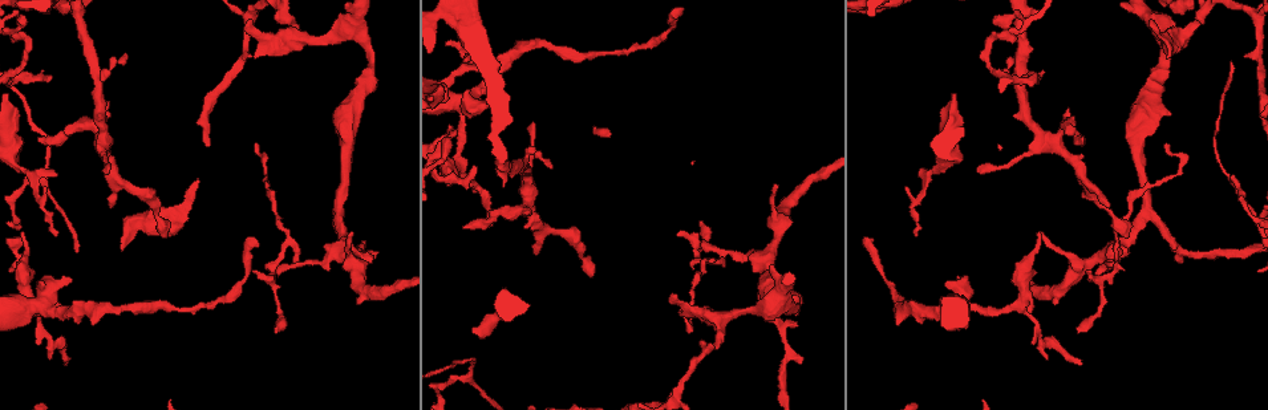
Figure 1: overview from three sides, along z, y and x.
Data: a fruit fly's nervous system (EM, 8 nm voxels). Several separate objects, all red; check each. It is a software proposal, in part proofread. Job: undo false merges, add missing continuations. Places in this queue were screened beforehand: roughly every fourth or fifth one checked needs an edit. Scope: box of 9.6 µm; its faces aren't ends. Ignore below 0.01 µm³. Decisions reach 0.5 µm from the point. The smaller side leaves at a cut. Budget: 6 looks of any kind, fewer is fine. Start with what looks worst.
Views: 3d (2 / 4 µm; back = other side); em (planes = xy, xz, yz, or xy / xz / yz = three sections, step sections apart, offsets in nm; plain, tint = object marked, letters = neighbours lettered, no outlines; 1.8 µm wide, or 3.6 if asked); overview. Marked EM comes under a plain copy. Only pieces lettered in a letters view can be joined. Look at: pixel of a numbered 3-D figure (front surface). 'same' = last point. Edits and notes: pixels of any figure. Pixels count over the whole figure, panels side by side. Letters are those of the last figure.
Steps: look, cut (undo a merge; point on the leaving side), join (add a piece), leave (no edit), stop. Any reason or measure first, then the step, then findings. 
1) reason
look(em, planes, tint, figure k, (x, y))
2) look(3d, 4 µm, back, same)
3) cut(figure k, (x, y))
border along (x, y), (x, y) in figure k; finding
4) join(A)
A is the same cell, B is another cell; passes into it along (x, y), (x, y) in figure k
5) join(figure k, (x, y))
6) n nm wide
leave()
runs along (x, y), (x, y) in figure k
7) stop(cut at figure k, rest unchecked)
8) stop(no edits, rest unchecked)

free end
look(em, xy, step 4, letters, figure 1, (477, 167))

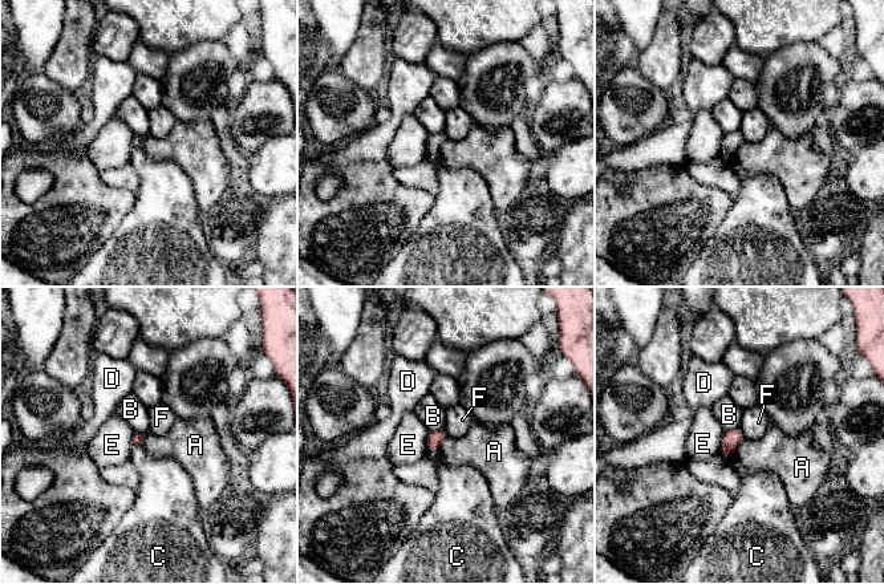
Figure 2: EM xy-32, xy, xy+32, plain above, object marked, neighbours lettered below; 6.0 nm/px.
leave()
A, B, C, D, E and F are other cells; no lettered piece goes on from it

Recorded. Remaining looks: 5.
an open end
look(3d, 2 µm, figure 1, (1084, 138))

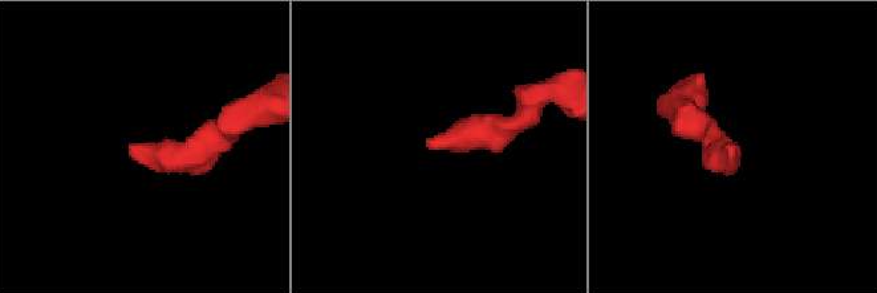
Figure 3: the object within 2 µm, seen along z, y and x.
look(em, yz, step 4, tint, figure 3, (732, 147))

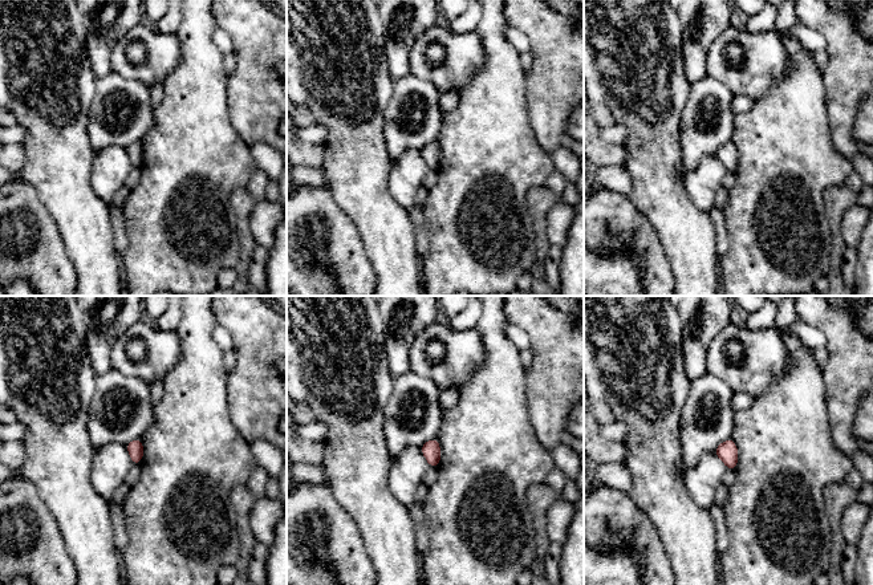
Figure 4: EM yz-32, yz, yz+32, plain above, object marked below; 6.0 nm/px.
look(em, yz, step 4, letters, same)

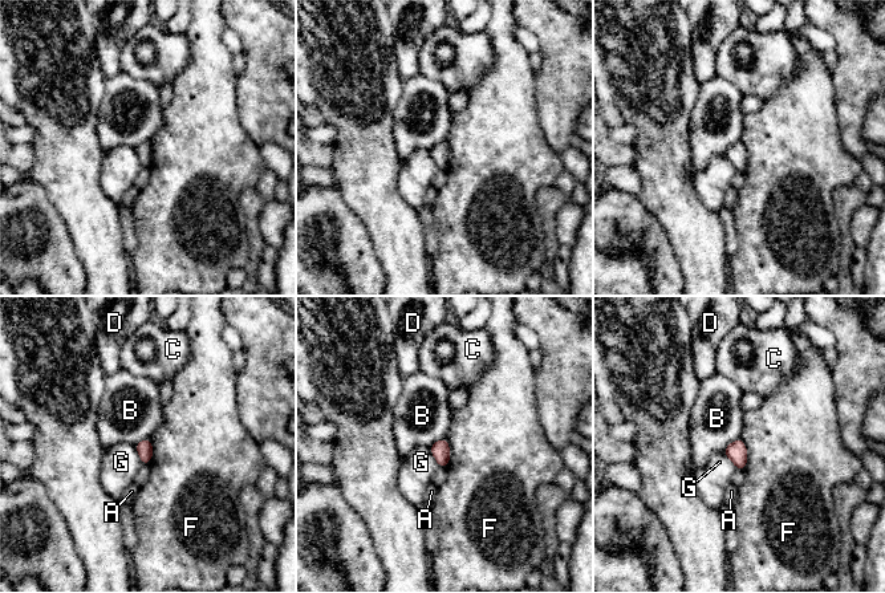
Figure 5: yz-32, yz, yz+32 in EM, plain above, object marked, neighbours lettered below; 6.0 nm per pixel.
100 nm wide; F touches over 190 nm
leave()
A, B, C, D, F and G are other cells; no lettered piece goes on from it

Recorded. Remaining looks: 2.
an open end
look(3d, 4 µm, figure 1, (1081, 365))

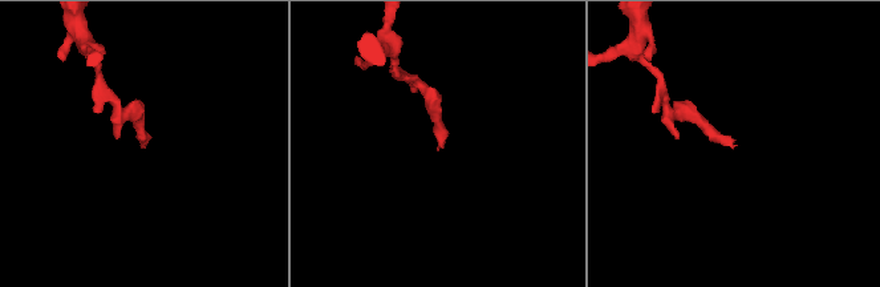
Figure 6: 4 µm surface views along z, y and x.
look(em, yz, step 16, letters, figure 6, (733, 148))

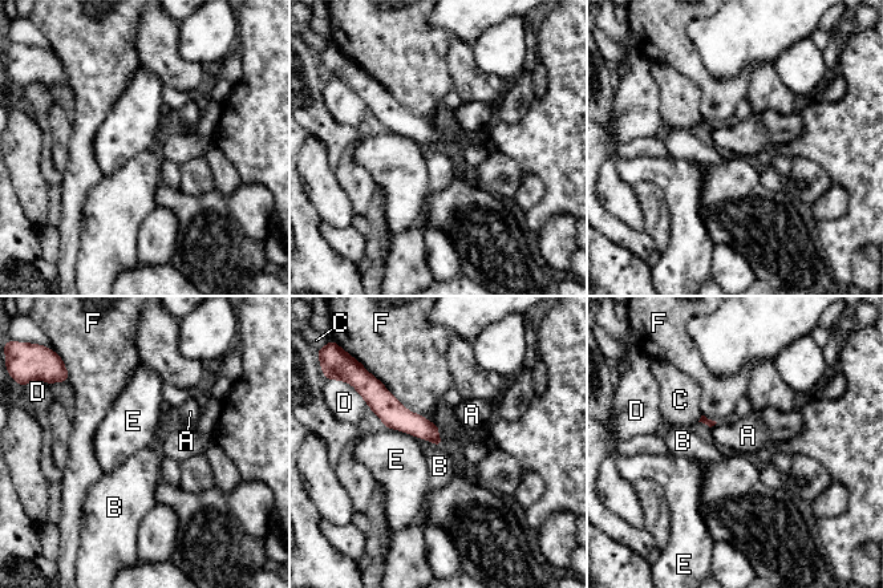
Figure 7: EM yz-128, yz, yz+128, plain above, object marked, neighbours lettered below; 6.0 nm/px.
leave()
A, B, C, D, E and F are other cells; runs along (377, 394), (402, 420), (438, 441) in figure 7; none of them fits

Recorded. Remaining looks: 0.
stop(no edits, rest unchecked)

